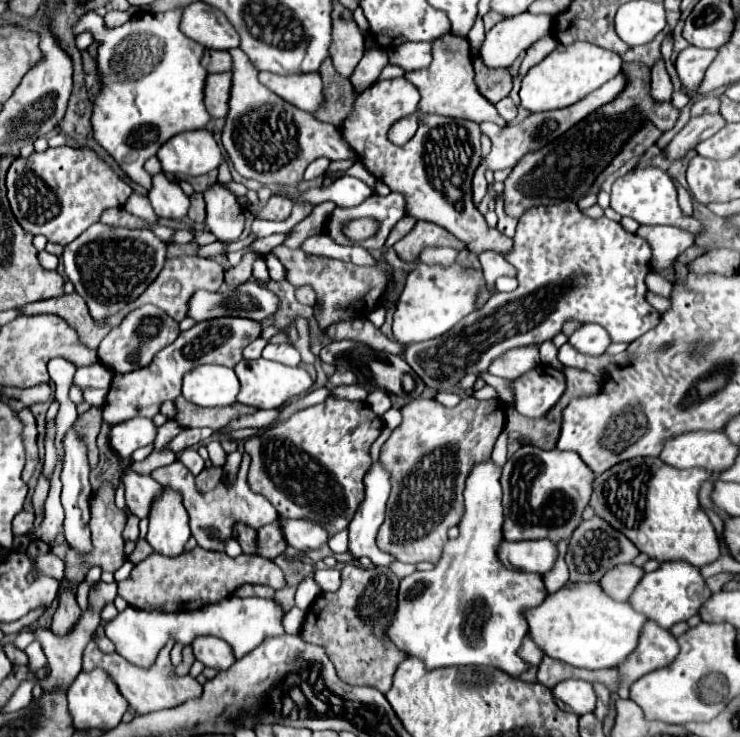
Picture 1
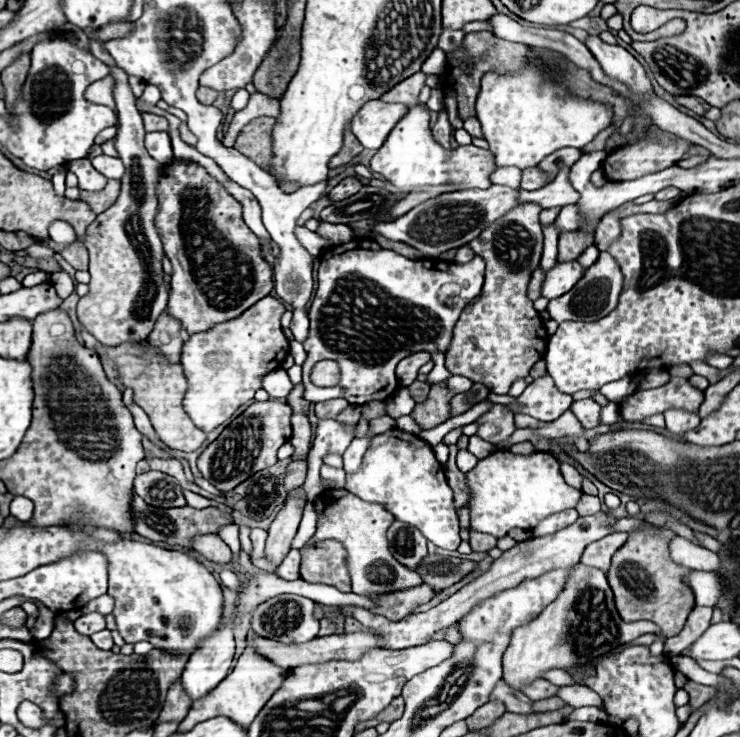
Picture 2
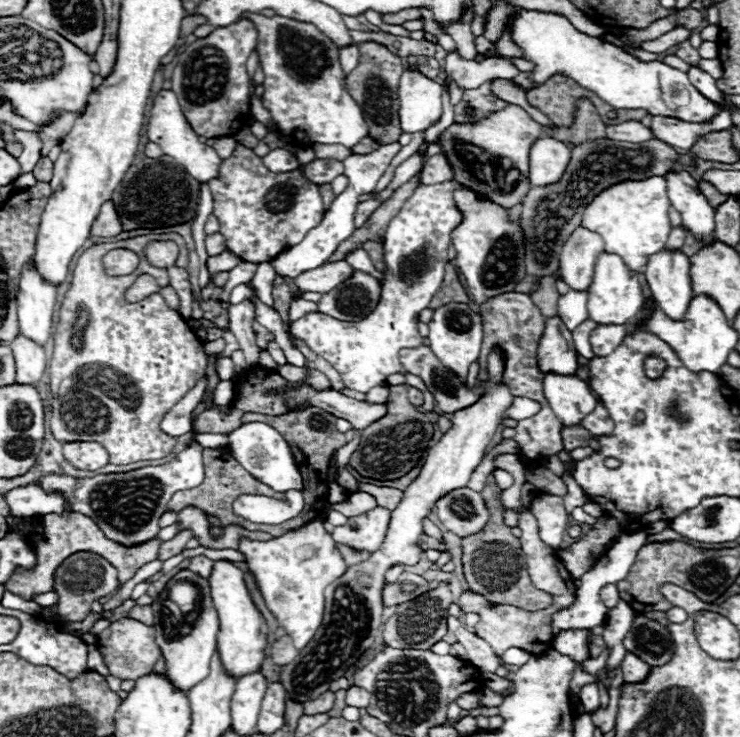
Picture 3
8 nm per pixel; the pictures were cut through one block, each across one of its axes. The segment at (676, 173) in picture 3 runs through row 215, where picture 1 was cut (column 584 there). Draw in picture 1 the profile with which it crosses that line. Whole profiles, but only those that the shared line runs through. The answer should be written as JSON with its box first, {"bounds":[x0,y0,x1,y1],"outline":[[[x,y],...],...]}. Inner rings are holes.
{"bounds":[554,680,596,716],"outline":[[[564,680],[554,690],[554,698],[562,710],[574,712],[578,716],[594,712],[596,708],[596,692],[590,682],[584,680]]]}

